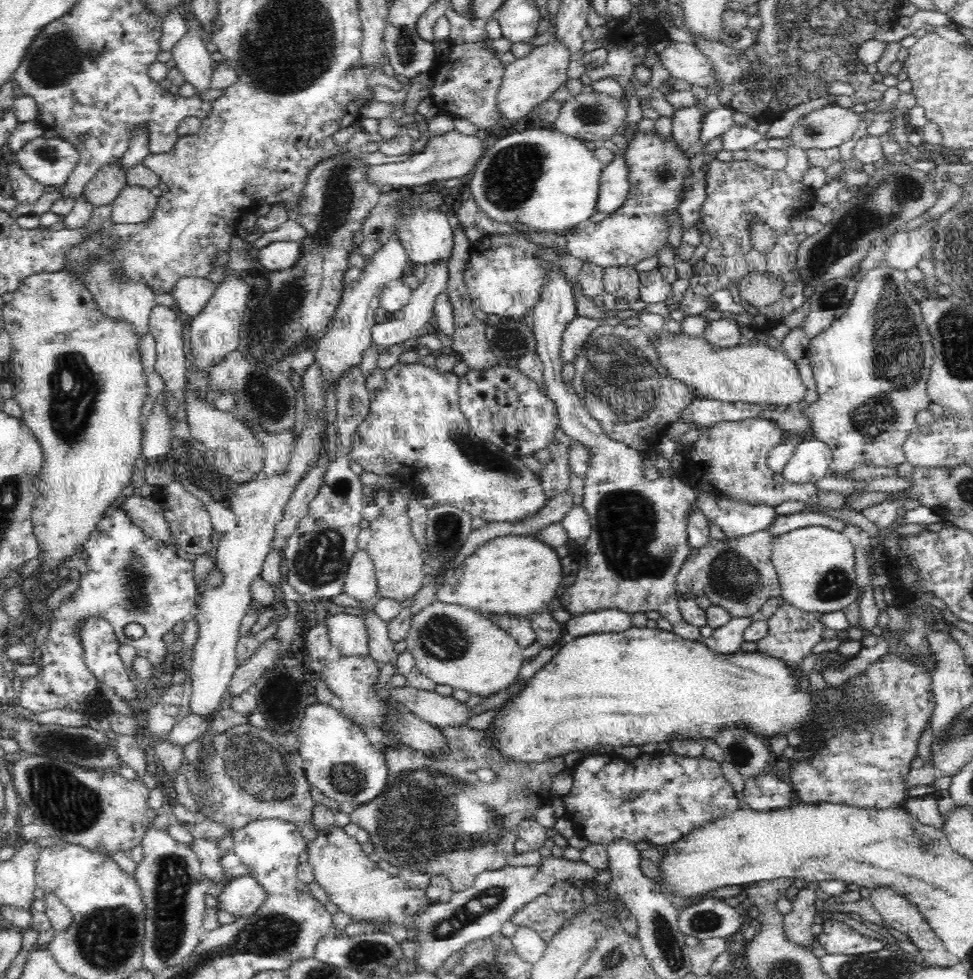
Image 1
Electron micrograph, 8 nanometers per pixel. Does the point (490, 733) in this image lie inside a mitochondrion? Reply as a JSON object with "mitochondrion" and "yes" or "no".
{"mitochondrion":"no"}

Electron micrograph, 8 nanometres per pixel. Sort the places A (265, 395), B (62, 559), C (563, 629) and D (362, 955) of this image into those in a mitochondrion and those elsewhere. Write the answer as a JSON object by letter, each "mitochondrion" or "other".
{"A":"mitochondrion","B":"other","C":"other","D":"mitochondrion"}

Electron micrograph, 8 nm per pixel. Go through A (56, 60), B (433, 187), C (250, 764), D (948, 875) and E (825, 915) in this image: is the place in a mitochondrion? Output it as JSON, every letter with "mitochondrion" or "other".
{"A":"mitochondrion","B":"other","C":"mitochondrion","D":"other","E":"other"}

